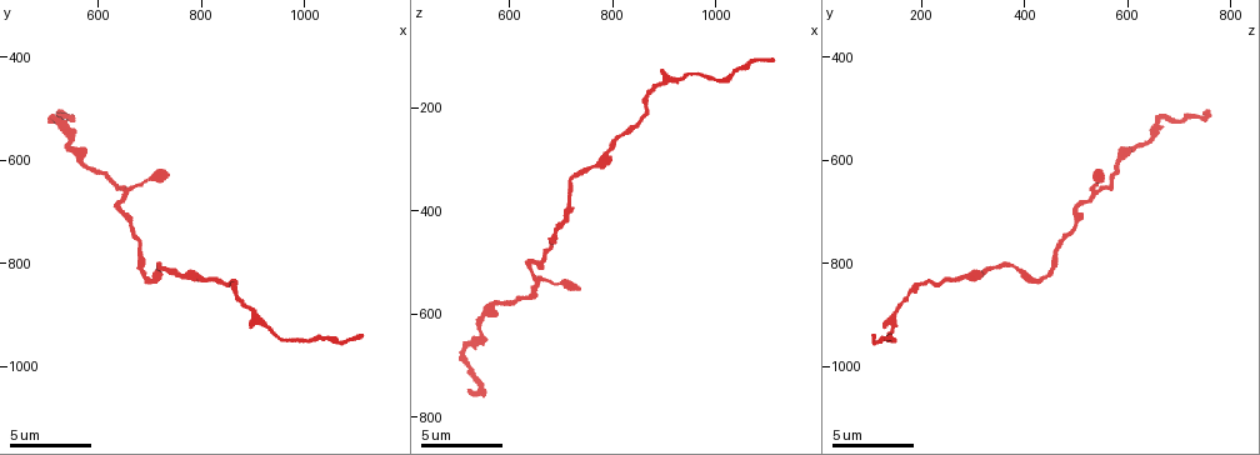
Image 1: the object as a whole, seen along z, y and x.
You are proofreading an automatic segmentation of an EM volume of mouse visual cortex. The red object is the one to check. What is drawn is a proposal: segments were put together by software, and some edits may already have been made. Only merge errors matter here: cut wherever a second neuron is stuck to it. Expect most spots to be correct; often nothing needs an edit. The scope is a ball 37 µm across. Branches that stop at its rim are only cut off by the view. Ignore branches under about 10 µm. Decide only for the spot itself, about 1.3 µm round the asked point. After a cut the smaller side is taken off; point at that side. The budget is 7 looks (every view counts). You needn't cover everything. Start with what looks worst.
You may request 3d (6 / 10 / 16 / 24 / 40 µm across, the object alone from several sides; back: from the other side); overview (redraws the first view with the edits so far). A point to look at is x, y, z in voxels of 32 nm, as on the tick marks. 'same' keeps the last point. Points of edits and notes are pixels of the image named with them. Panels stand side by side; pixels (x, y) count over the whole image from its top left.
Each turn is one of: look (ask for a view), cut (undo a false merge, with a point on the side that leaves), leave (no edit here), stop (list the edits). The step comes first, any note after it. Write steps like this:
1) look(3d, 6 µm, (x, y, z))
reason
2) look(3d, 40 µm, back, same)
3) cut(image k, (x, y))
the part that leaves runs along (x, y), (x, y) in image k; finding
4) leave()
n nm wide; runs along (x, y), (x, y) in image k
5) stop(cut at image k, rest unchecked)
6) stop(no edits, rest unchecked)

look(3d, 10 µm, (710, 835, 410))

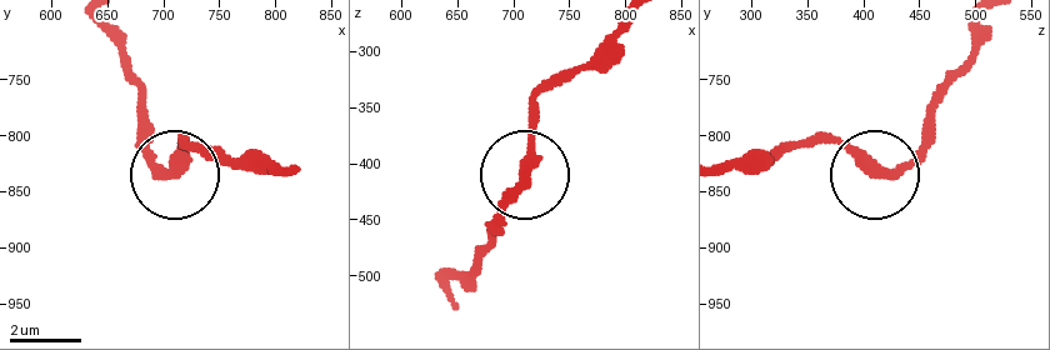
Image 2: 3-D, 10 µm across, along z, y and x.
leave()
side arm 20 µm; runs along (873, 160), (869, 170), (836, 143), (795, 140) in image 2; continuous, no second neuron

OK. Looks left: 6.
look(3d, 10 µm, (600, 620, 585))
sudden change in width

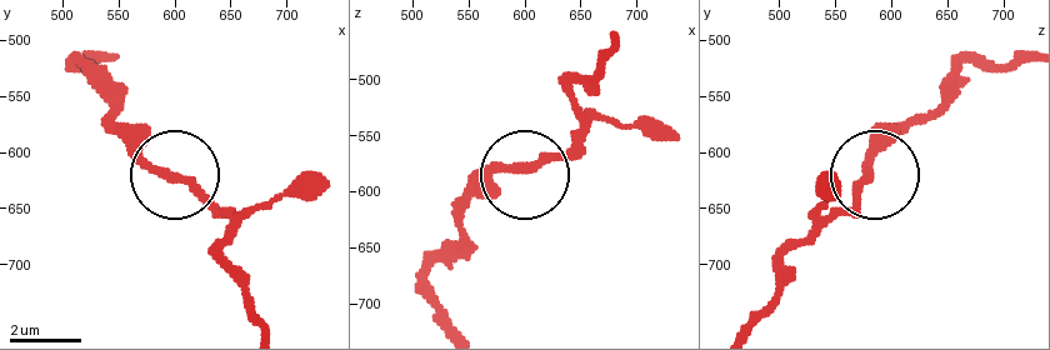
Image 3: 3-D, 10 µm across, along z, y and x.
look(3d, 10 µm, back, (594, 620, 578))

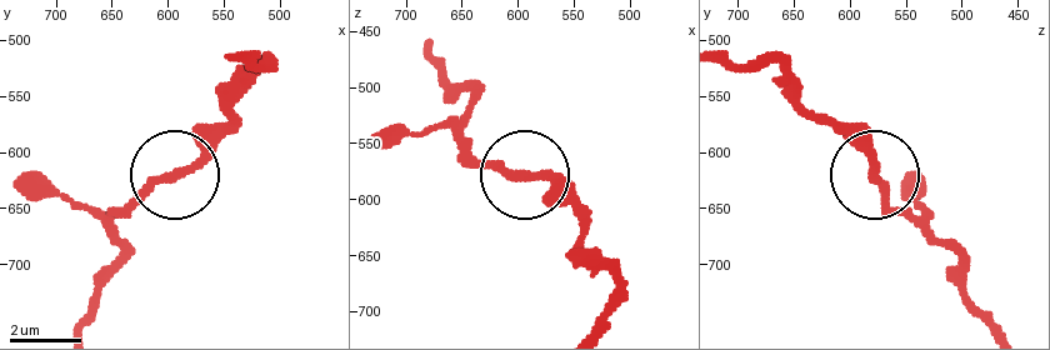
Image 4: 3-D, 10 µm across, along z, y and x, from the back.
leave()
runs along (78, 326), (120, 249), (114, 229), (123, 210), (228, 124) in image 4; continuous, no second neuron

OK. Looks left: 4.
look(3d, 6 µm, (805, 835, 260))
calibre changes

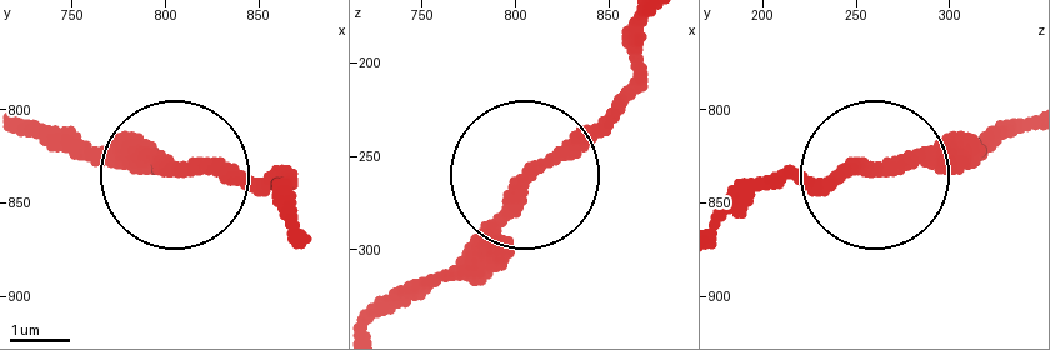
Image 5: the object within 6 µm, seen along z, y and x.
leave()
runs along (1021, 126), (863, 176), (768, 176) in image 5; continuous, no second neuron

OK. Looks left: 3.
stop(no edits, rest unchecked)

